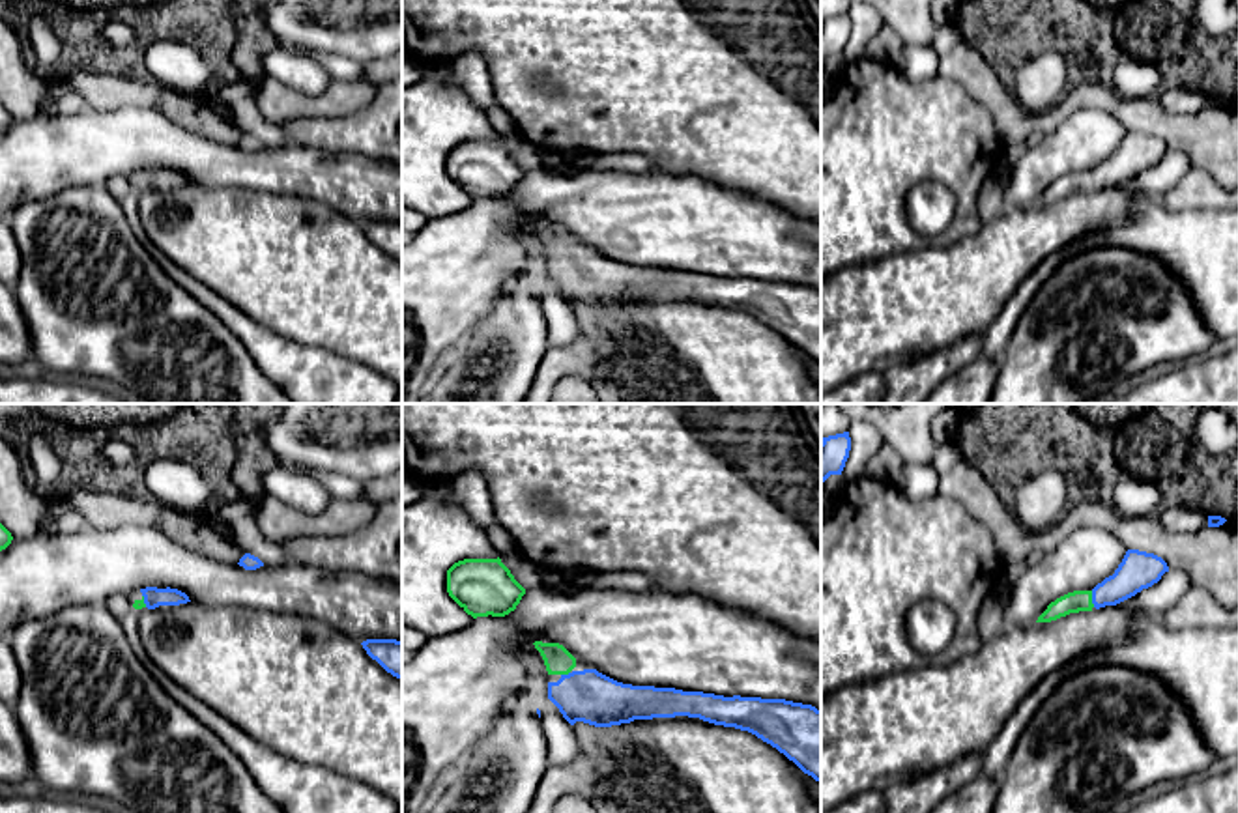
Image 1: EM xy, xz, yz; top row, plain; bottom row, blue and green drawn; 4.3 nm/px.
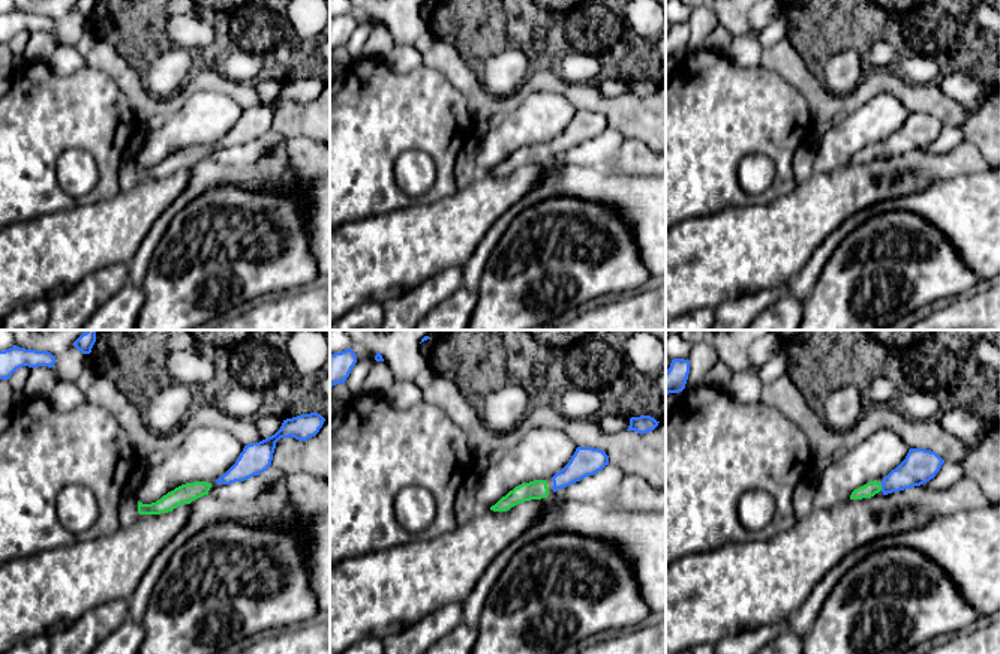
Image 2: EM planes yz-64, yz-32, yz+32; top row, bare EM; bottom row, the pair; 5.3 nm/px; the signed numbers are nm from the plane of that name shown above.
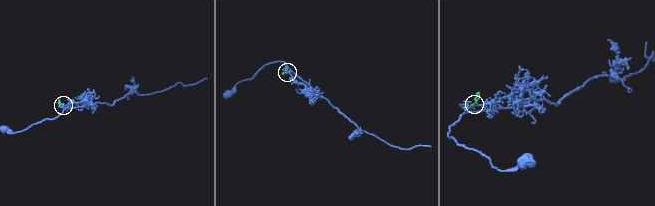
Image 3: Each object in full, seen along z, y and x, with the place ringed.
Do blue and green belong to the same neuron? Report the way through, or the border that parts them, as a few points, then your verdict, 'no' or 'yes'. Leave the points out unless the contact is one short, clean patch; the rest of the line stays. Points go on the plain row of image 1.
way yz (1137, 152), (1119, 169), (1093, 180), (1079, 182); yes

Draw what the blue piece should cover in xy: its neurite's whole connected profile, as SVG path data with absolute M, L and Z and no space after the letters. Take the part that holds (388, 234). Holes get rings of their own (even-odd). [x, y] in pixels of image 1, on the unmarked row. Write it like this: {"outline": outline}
{"outline": "M367 221L361 226L387 254L402 262L402 222Z"}

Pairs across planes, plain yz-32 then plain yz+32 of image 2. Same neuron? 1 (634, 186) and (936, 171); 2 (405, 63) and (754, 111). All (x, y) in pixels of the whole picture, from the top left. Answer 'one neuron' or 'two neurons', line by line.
1: two neurons
2: two neurons

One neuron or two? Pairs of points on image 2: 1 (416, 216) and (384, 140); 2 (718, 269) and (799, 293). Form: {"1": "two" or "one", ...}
{"1": "two", "2": "two"}

